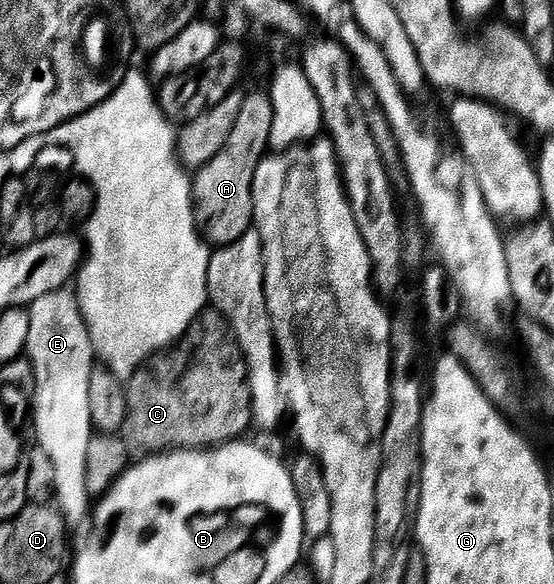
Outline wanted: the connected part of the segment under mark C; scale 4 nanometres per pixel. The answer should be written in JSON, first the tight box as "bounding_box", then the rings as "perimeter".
{"bounding_box":[126,310,253,454],"perimeter":[[[205,310],[196,319],[187,332],[181,335],[180,339],[171,346],[165,347],[163,352],[157,352],[151,360],[141,364],[137,372],[132,375],[132,379],[127,381],[126,393],[128,401],[127,423],[132,426],[132,432],[136,435],[136,440],[147,451],[152,454],[161,452],[178,452],[181,450],[207,450],[229,442],[236,442],[247,428],[253,427],[252,422],[252,391],[248,385],[248,366],[244,363],[244,353],[241,352],[239,344],[236,343],[235,336],[228,326],[228,321],[215,310]]]}

